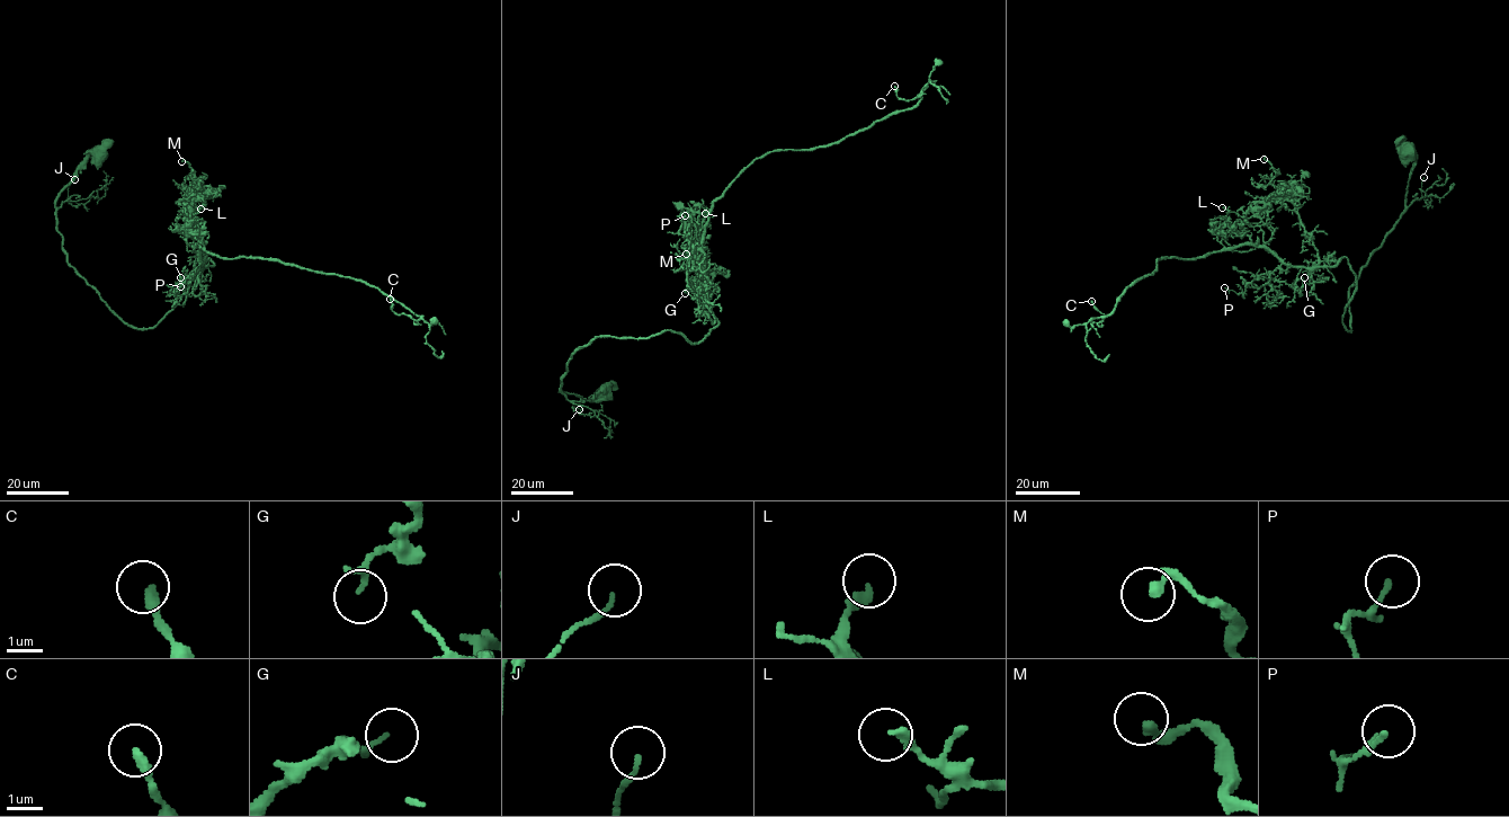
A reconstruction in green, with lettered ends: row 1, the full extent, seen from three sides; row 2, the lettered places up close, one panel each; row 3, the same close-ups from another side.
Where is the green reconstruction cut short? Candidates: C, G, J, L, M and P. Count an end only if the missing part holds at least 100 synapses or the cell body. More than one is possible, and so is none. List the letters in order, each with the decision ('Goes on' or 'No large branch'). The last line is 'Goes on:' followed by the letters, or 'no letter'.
C: No large branch
G: No large branch
J: No large branch
L: No large branch
M: No large branch
P: No large branch
Goes on: no letter

